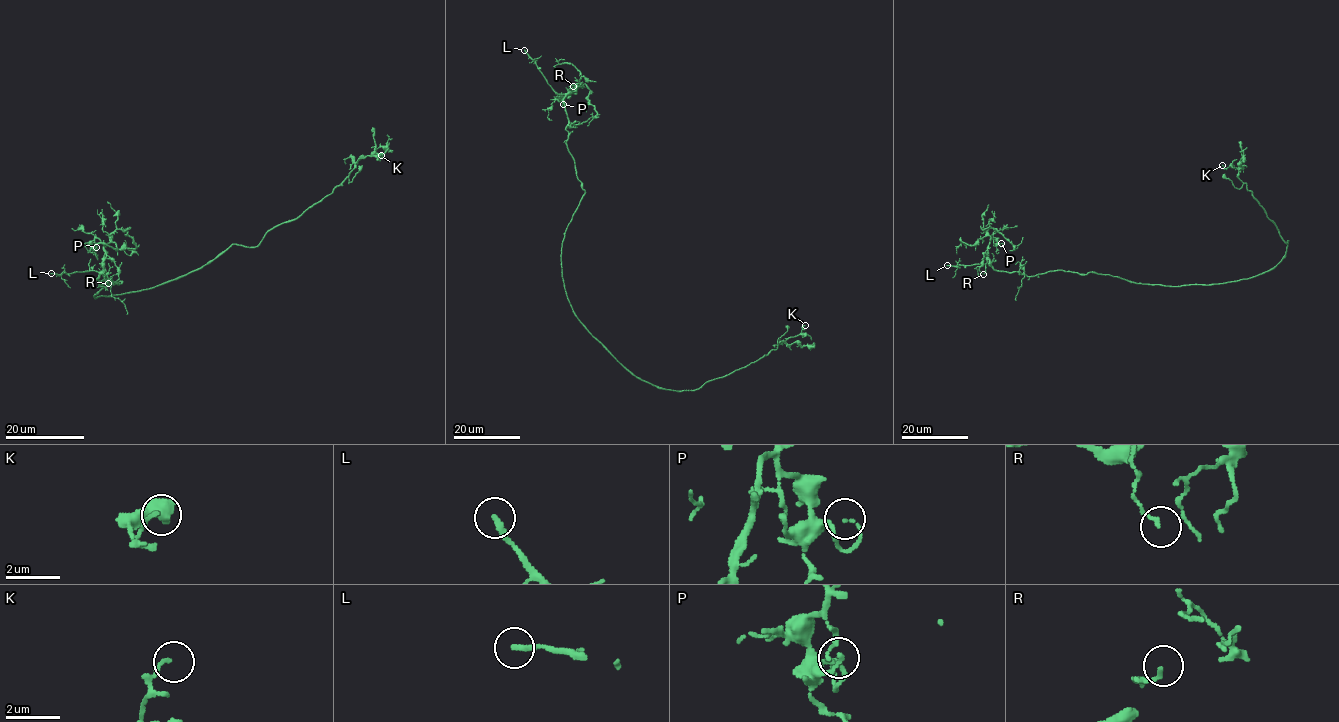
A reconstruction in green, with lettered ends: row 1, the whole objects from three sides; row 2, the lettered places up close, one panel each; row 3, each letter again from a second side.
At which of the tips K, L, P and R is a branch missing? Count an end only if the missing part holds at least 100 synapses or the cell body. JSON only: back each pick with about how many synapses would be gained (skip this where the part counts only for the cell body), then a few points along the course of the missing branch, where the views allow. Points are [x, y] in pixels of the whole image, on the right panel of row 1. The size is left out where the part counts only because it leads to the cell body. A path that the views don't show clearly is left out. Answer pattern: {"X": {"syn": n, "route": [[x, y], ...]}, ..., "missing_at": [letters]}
{"missing_at": ["L"]}

